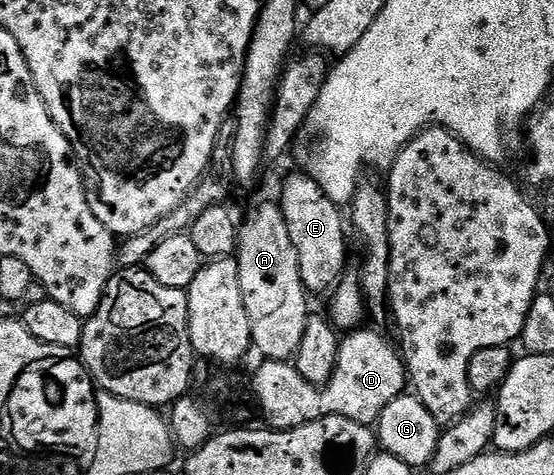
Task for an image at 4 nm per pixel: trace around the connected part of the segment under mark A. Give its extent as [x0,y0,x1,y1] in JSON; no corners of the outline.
[236,202,312,360]

